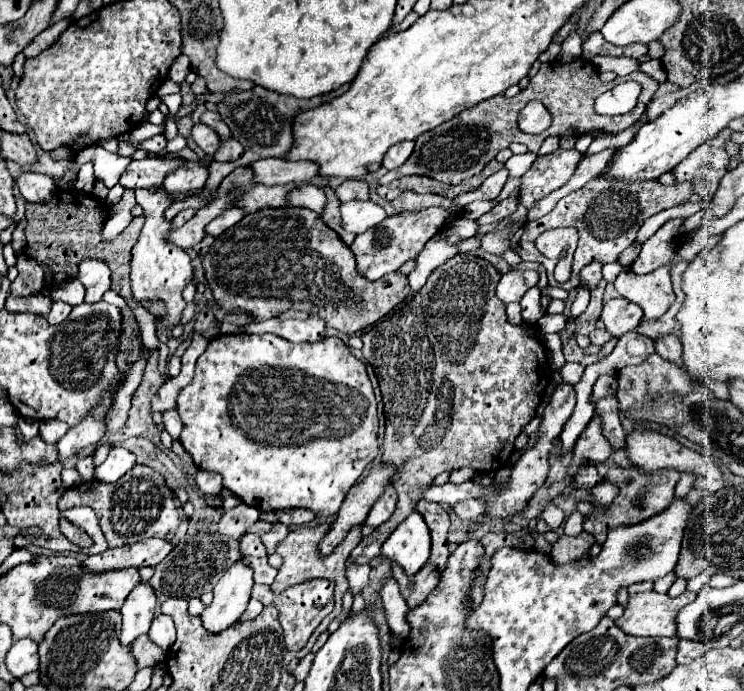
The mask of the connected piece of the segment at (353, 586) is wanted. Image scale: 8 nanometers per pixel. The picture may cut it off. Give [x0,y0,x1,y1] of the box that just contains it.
[346,558,370,596]

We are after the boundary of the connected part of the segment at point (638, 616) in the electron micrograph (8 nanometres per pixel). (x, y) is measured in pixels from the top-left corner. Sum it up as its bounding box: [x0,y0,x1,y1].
[614,592,694,636]

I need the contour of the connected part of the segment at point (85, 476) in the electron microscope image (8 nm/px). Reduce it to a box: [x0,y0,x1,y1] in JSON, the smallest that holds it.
[76,455,94,480]

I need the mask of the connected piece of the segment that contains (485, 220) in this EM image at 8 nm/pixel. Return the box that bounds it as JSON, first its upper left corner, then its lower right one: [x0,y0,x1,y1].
[478,198,518,226]

